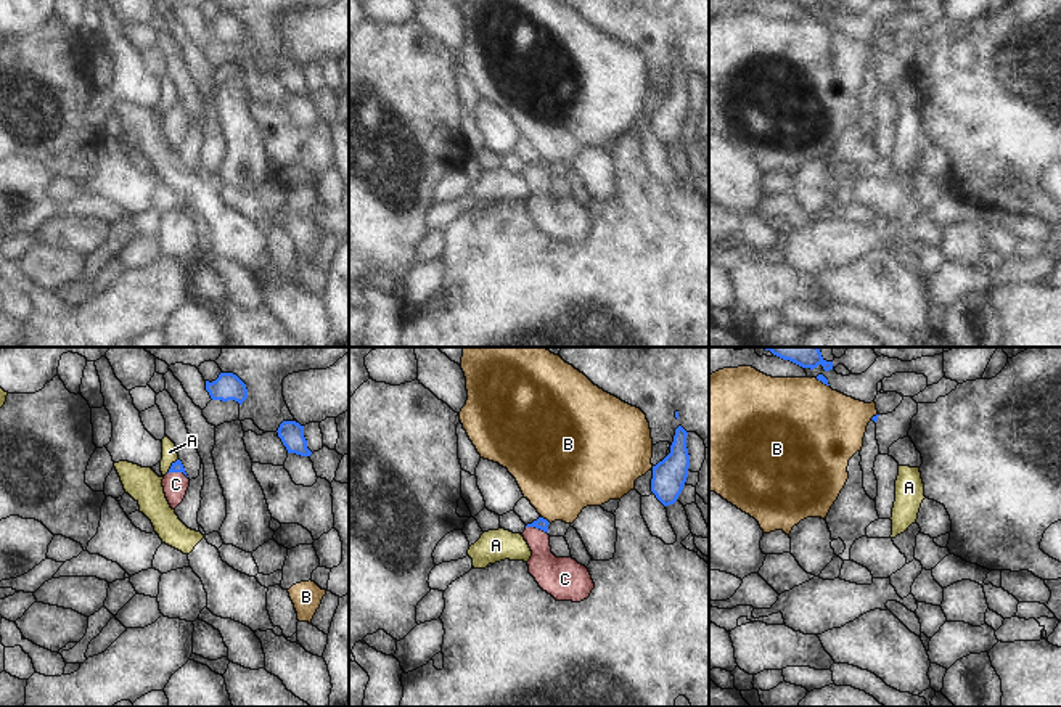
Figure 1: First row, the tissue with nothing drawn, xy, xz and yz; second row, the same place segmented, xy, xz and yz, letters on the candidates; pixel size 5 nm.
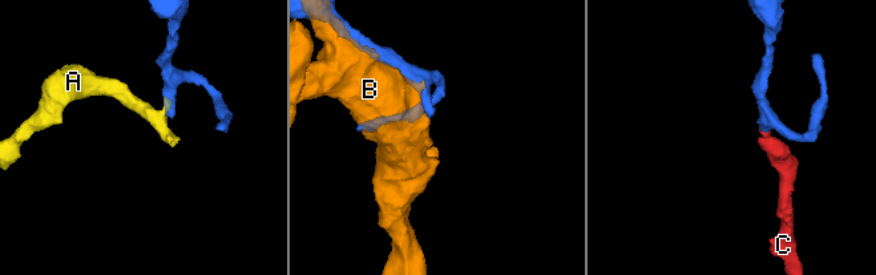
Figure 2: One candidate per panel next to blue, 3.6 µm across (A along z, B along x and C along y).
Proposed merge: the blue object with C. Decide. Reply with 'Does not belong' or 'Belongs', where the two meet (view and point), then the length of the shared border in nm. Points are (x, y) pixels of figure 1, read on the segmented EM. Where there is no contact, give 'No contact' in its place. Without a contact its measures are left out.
Belongs. Touches blue at xz (537, 527). Shared border 120 nm

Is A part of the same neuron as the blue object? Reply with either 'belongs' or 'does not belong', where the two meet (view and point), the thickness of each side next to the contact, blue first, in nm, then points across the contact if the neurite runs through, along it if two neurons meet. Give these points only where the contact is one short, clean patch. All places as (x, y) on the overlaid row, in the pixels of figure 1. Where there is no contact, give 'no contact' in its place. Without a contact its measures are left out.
does not belong; contact xy (171, 466); calibres 60 and 80 nm; border xy (177, 458), (166, 473)

